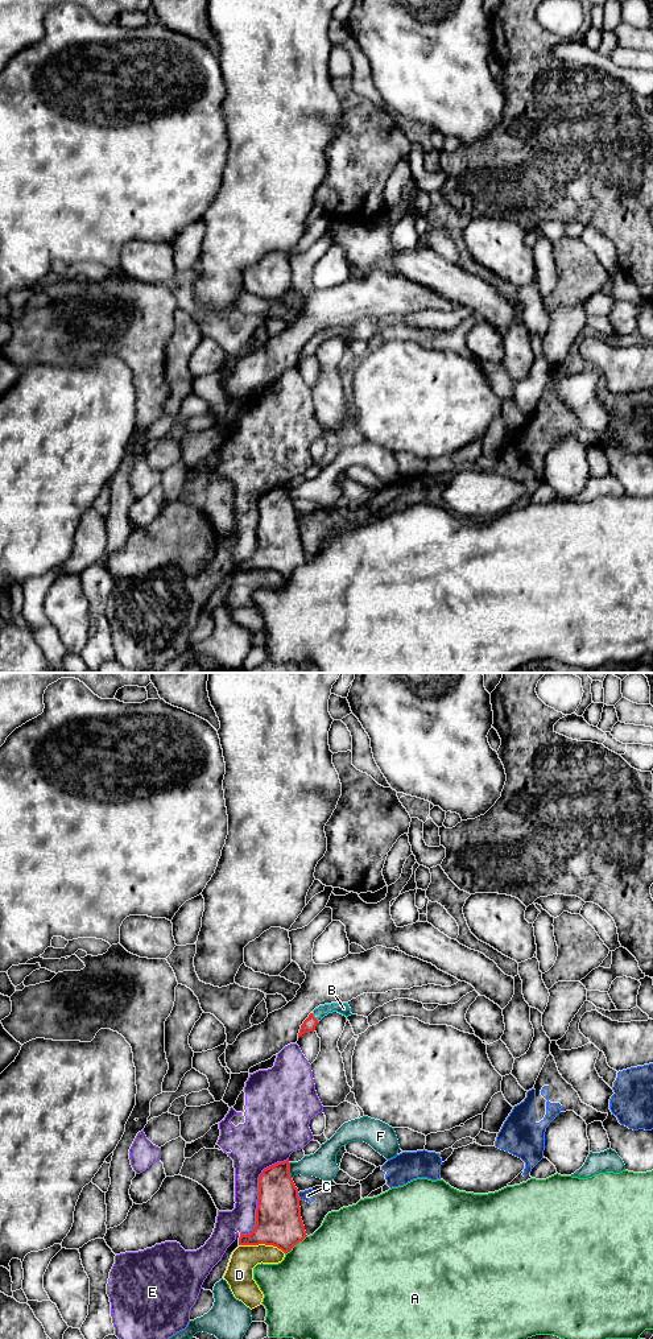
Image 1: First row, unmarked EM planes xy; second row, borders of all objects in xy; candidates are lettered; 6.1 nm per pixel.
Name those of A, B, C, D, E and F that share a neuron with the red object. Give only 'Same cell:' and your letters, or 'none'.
Same cell: B

